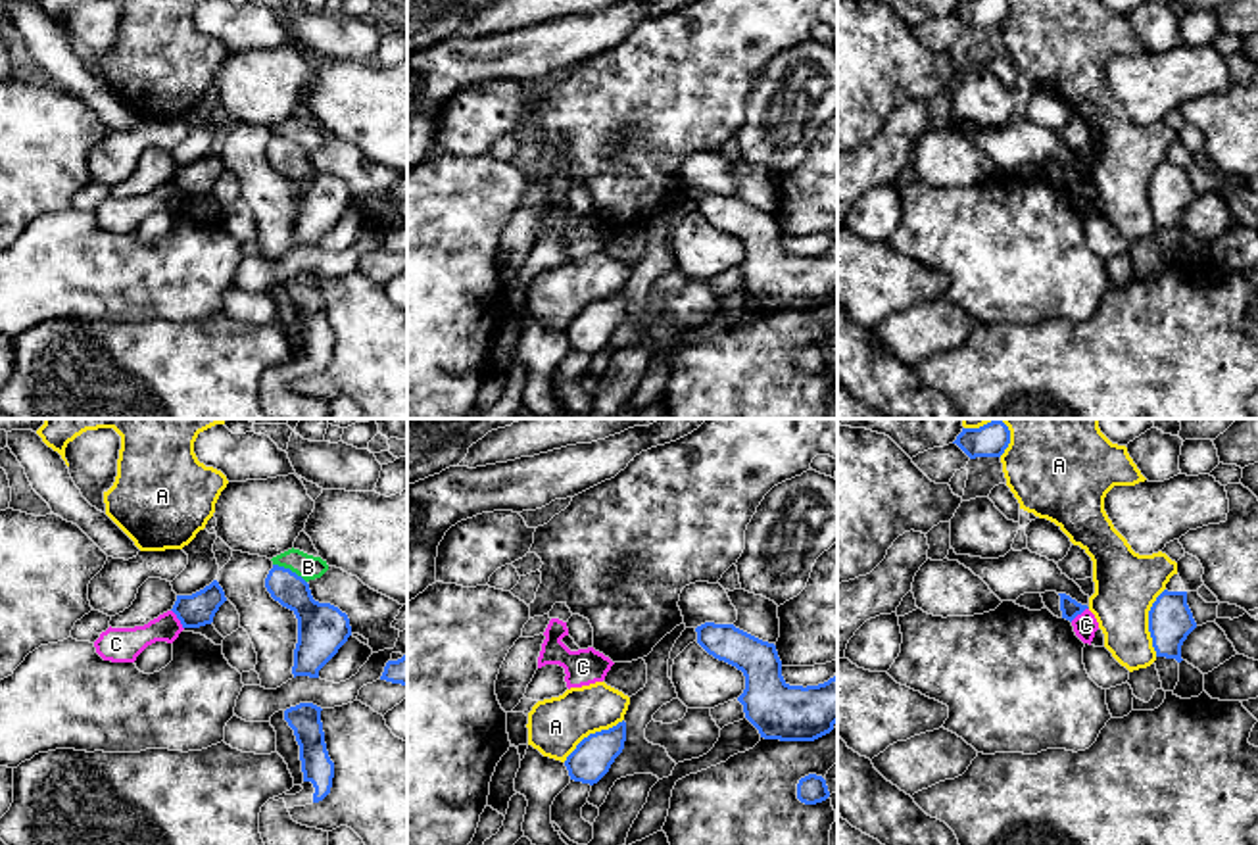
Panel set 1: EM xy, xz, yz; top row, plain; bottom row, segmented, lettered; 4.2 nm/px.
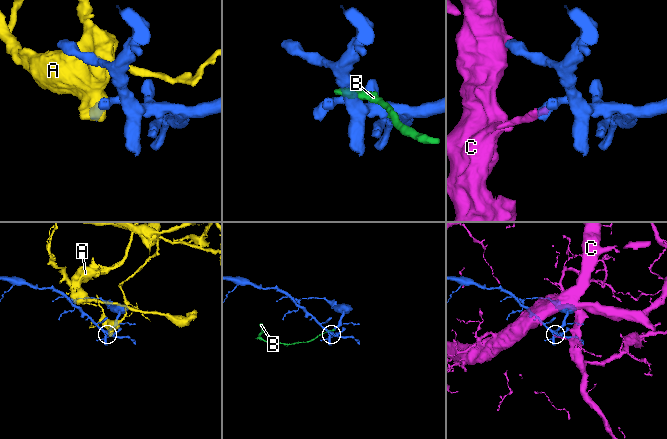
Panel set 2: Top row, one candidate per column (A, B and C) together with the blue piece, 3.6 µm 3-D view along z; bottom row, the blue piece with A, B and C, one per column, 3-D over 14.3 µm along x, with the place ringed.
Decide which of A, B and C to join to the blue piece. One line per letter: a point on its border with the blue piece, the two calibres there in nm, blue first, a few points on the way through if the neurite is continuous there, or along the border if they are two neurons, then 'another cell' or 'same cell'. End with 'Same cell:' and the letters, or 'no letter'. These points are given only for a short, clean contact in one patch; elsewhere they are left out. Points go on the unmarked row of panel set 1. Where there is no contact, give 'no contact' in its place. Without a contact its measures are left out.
A: meets blue in yz at (1149, 193); 190 nm thick on the blue side, 280 nm on the other; another cell
B: meets blue in xy at (289, 139); 160 nm thick on the blue side, 100 nm on the other; border along xy (273, 133), (294, 141), (306, 152); another cell
C: meets blue in xy at (177, 187); 140 nm thick on the blue side, 140 nm on the other; border along xy (171, 179), (183, 198); another cell
Same cell: no letter

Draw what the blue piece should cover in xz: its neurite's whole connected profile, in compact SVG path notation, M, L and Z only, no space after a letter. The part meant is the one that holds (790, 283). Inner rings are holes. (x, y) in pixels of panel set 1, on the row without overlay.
M705 192L695 198L697 213L714 229L745 246L738 267L745 288L764 309L814 311L837 292L837 244L818 255L789 255L782 246L776 215L734 194Z

